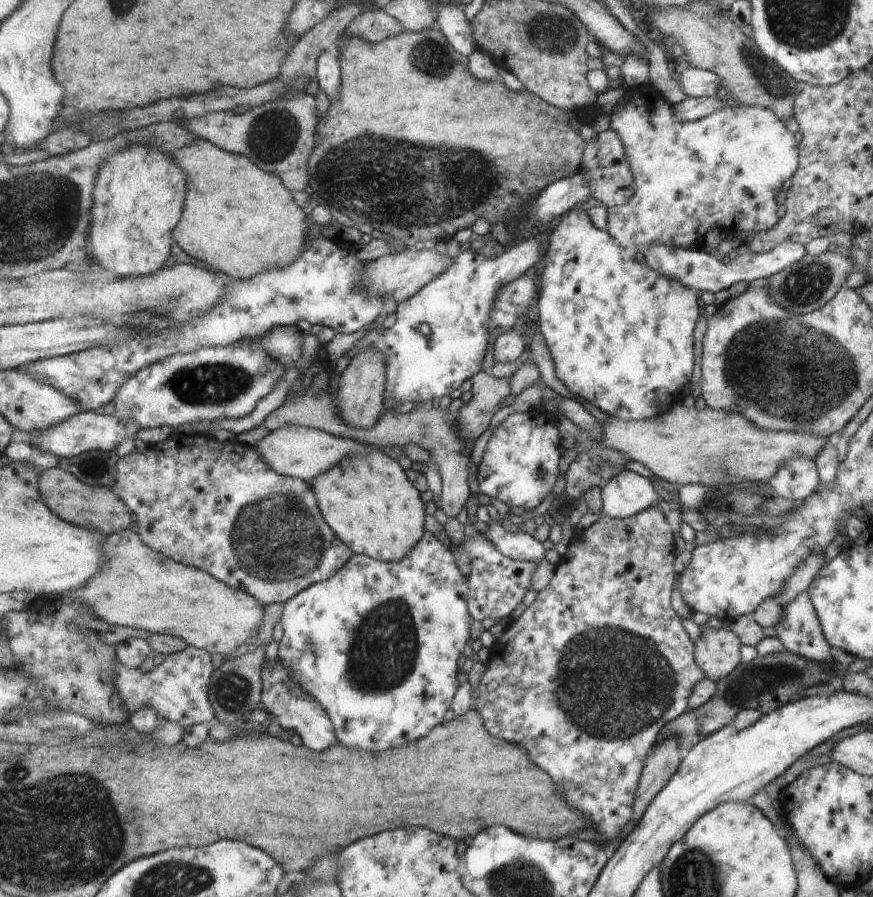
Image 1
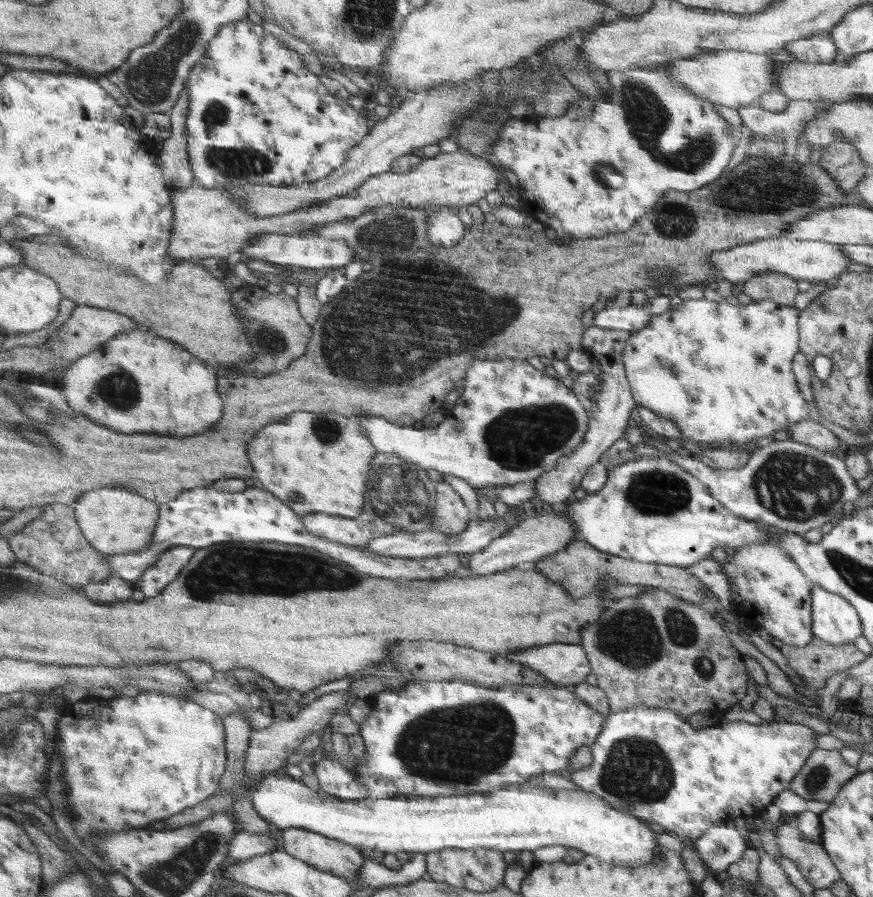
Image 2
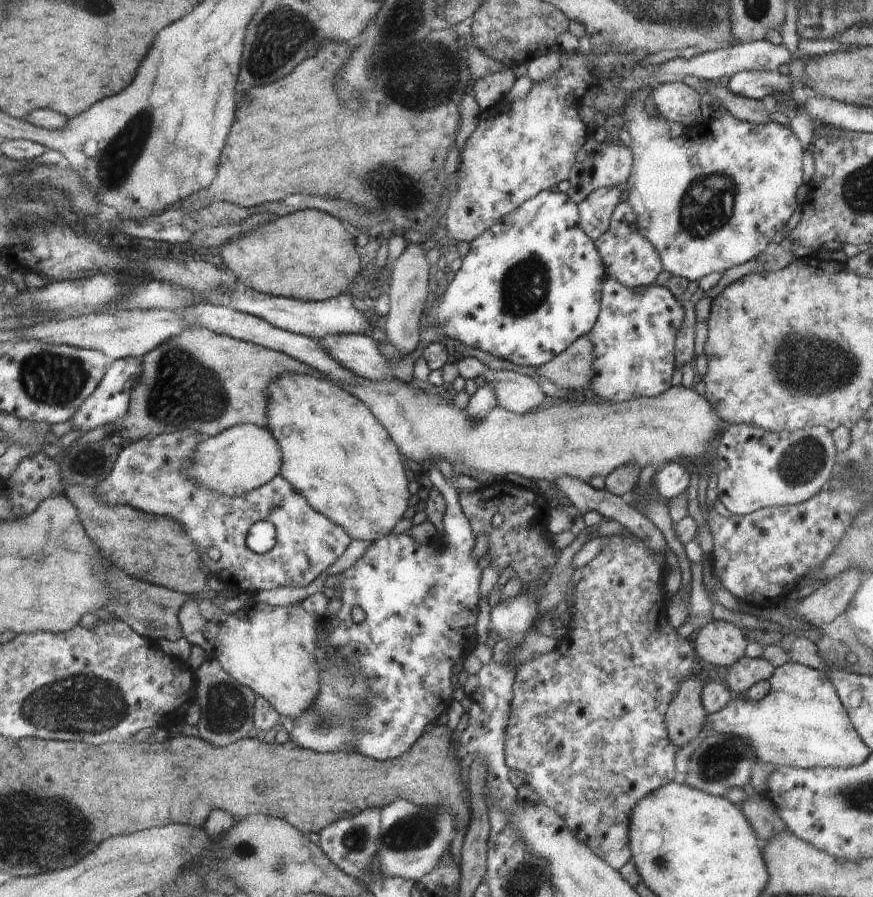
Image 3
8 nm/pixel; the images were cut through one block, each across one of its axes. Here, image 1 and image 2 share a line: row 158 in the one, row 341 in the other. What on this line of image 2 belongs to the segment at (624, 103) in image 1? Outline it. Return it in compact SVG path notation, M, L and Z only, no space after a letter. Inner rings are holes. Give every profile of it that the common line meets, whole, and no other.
M705 298L683 301L682 306L678 308L666 311L664 314L652 315L647 326L640 329L636 335L631 335L626 342L622 360L632 396L638 406L642 405L664 418L673 420L681 432L681 437L690 438L694 442L708 442L712 446L753 445L762 436L770 436L778 430L788 429L791 424L808 418L806 402L798 390L796 376L792 378L792 370L790 370L792 356L798 352L798 323L798 310L794 305L781 305L770 299L753 301L746 305L731 305L726 300L714 302Z

